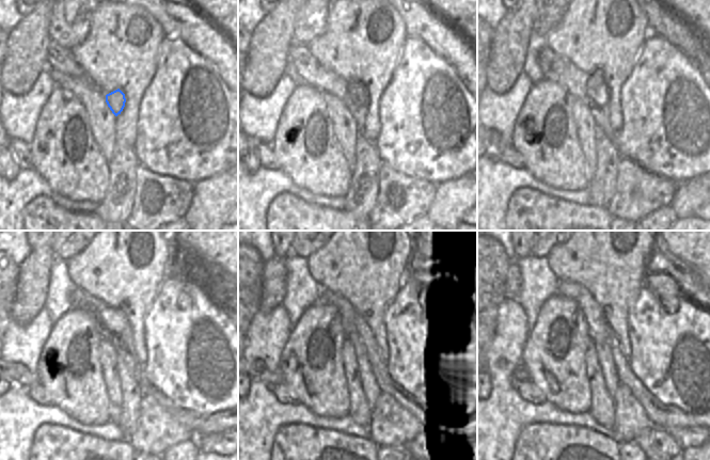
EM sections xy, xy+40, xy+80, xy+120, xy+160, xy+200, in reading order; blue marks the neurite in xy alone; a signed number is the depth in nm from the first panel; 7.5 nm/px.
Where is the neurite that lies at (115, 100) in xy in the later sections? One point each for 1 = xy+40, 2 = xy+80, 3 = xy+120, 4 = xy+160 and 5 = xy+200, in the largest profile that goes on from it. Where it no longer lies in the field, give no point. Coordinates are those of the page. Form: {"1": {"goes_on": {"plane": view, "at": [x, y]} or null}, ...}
{"1": {"goes_on": {"plane": "xy+40", "at": [357, 98]}}, "2": {"goes_on": {"plane": "xy+80", "at": [597, 98]}}, "3": {"goes_on": {"plane": "xy+120", "at": [122, 338]}}, "4": {"goes_on": {"plane": "xy+160", "at": [431, 421]}}, "5": {"goes_on": {"plane": "xy+200", "at": [661, 415]}}}

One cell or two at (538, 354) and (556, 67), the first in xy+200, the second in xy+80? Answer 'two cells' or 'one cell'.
two cells

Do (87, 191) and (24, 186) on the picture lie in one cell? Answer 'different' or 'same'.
different

